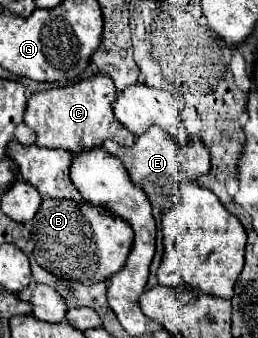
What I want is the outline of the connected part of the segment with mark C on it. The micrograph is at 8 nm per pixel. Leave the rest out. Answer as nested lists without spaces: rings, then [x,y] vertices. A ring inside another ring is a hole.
[[[98,74],[72,86],[32,94],[24,112],[24,122],[34,130],[36,144],[44,148],[62,148],[72,154],[80,154],[84,150],[100,148],[104,140],[114,140],[120,146],[132,146],[136,138],[114,118],[114,100],[116,88],[112,78]]]

